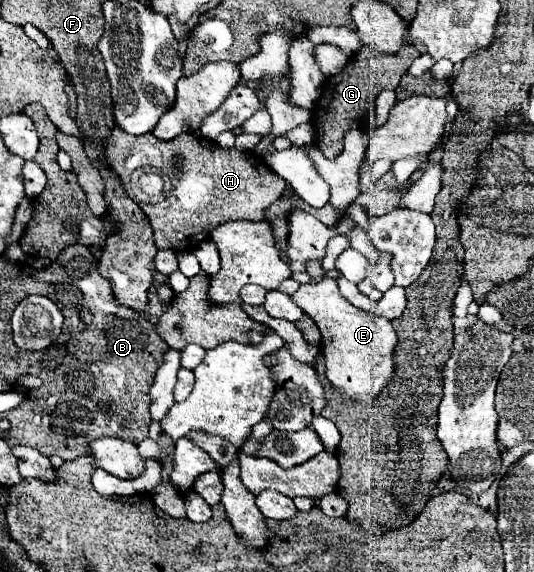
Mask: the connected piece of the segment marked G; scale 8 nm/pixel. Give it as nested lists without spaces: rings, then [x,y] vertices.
[[[409,44],[395,54],[361,48],[349,60],[341,74],[325,80],[323,94],[311,112],[311,124],[315,128],[315,146],[323,152],[325,158],[337,158],[343,152],[345,132],[349,132],[351,128],[363,128],[365,124],[371,124],[377,96],[383,90],[395,90],[399,86],[401,76],[409,70],[415,58],[419,58],[419,52],[415,50],[415,46]]]

